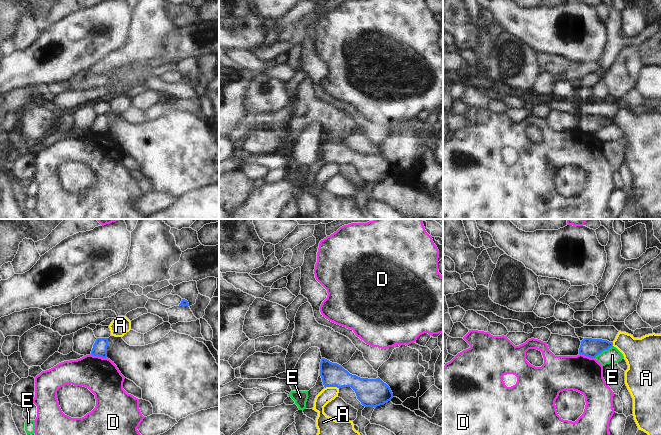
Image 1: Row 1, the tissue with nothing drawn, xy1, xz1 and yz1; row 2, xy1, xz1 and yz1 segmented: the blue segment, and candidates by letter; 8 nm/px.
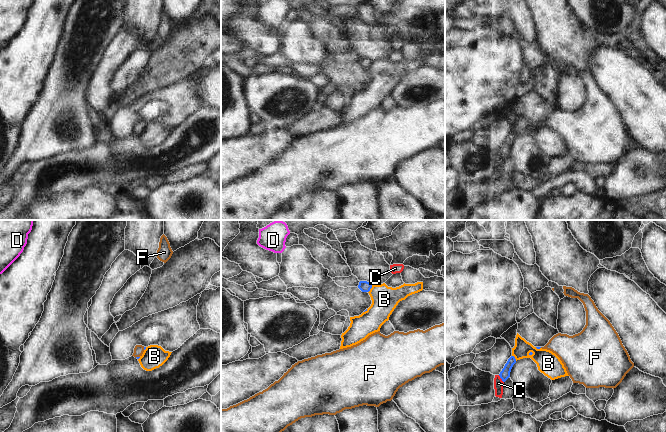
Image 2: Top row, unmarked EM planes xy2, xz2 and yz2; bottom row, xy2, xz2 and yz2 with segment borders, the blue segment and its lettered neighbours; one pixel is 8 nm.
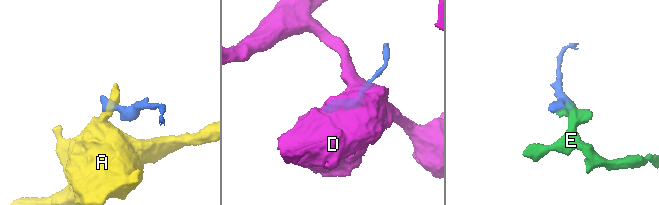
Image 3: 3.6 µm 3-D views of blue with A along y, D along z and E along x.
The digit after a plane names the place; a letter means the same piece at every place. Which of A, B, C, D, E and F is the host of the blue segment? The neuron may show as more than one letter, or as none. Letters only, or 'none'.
F

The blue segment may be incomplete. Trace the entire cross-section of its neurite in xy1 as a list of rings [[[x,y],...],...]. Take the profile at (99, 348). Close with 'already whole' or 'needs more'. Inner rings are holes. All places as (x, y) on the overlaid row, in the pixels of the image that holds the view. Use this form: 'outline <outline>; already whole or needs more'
outline [[[97,338],[91,354],[93,356],[99,356],[102,358],[106,358],[107,357],[107,346],[108,346],[108,338]]]; already whole

